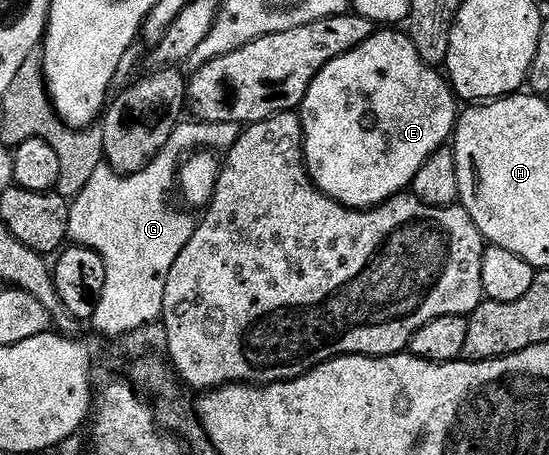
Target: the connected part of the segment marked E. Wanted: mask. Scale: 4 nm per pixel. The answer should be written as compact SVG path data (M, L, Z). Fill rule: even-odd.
M373 38L362 42L354 50L342 54L337 60L330 61L328 66L316 75L314 82L310 82L310 90L306 90L306 98L300 103L298 109L304 131L304 161L308 167L308 173L318 186L318 190L322 190L325 196L334 198L342 206L367 210L376 208L380 204L386 203L390 197L399 196L405 190L411 189L412 179L418 174L418 170L422 170L422 166L426 166L429 158L453 139L456 130L458 119L456 104L458 105L458 100L447 79L441 73L439 76L438 73L440 72L435 67L424 64L409 38L402 38L402 40Z

